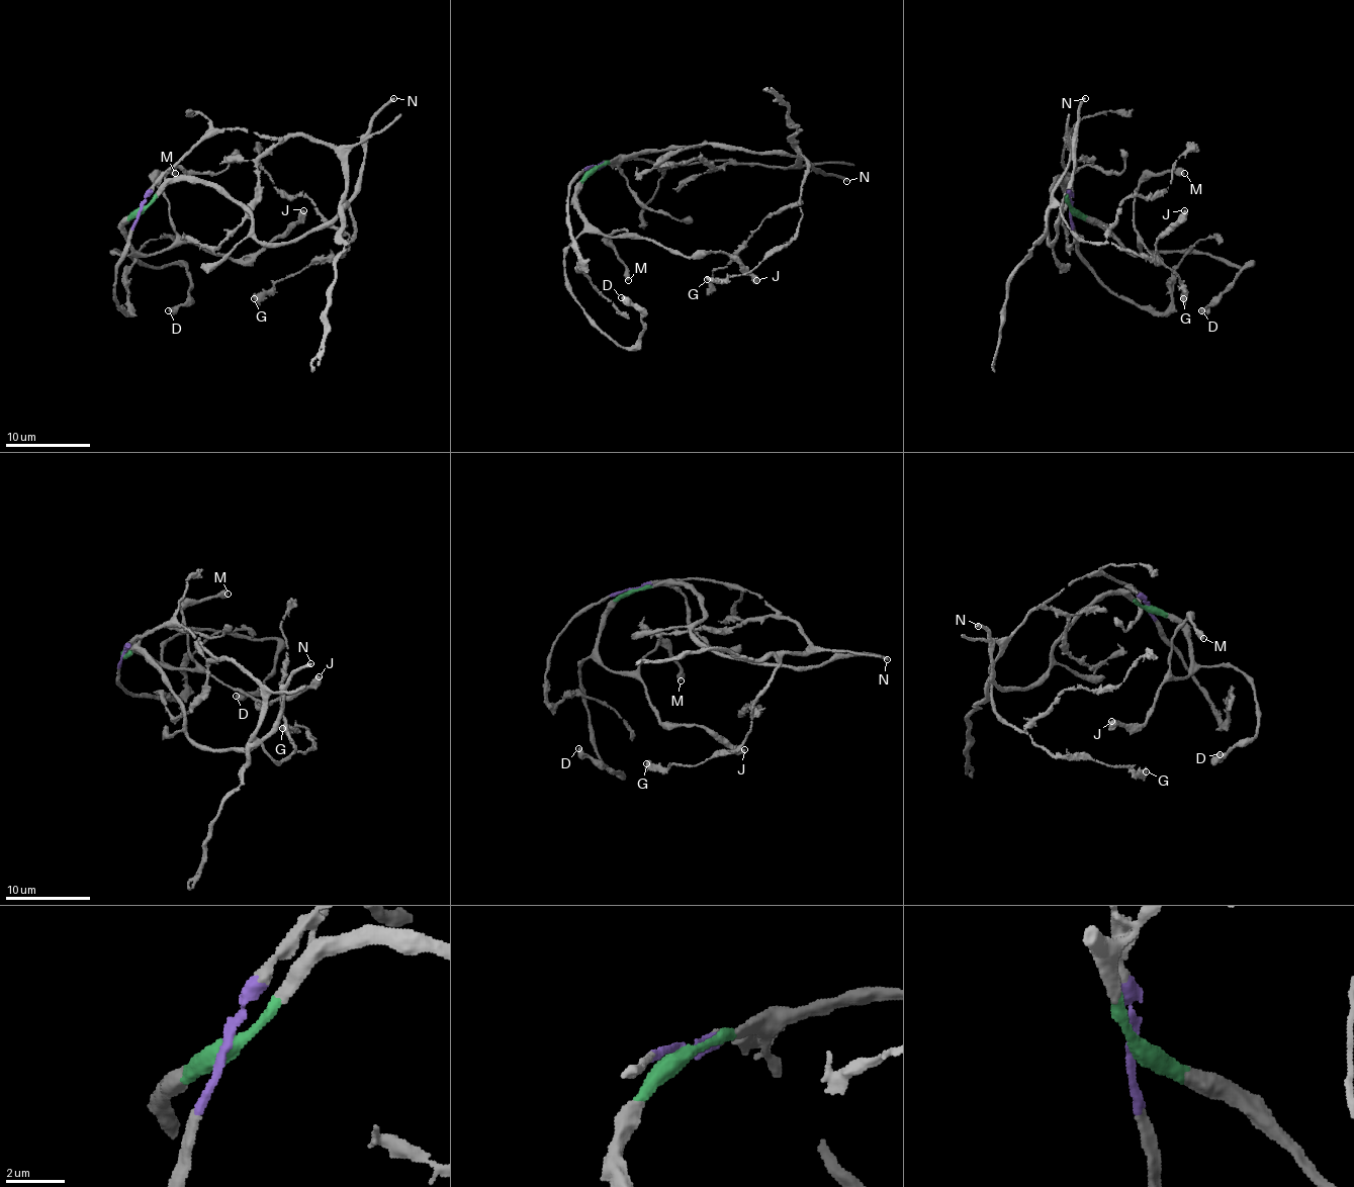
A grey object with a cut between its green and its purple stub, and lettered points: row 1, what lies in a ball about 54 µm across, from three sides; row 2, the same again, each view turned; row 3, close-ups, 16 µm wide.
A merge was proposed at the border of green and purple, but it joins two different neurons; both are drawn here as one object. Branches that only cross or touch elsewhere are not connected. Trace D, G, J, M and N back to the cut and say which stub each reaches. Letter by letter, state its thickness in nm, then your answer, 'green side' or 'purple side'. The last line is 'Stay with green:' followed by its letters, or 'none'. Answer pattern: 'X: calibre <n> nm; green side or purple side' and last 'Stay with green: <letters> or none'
D: calibre 500 nm; green side
G: calibre 500 nm; purple side
J: calibre 550 nm; green side
M: calibre 550 nm; green side
N: calibre 280 nm; green side
Stay with green: D, J, M, N

